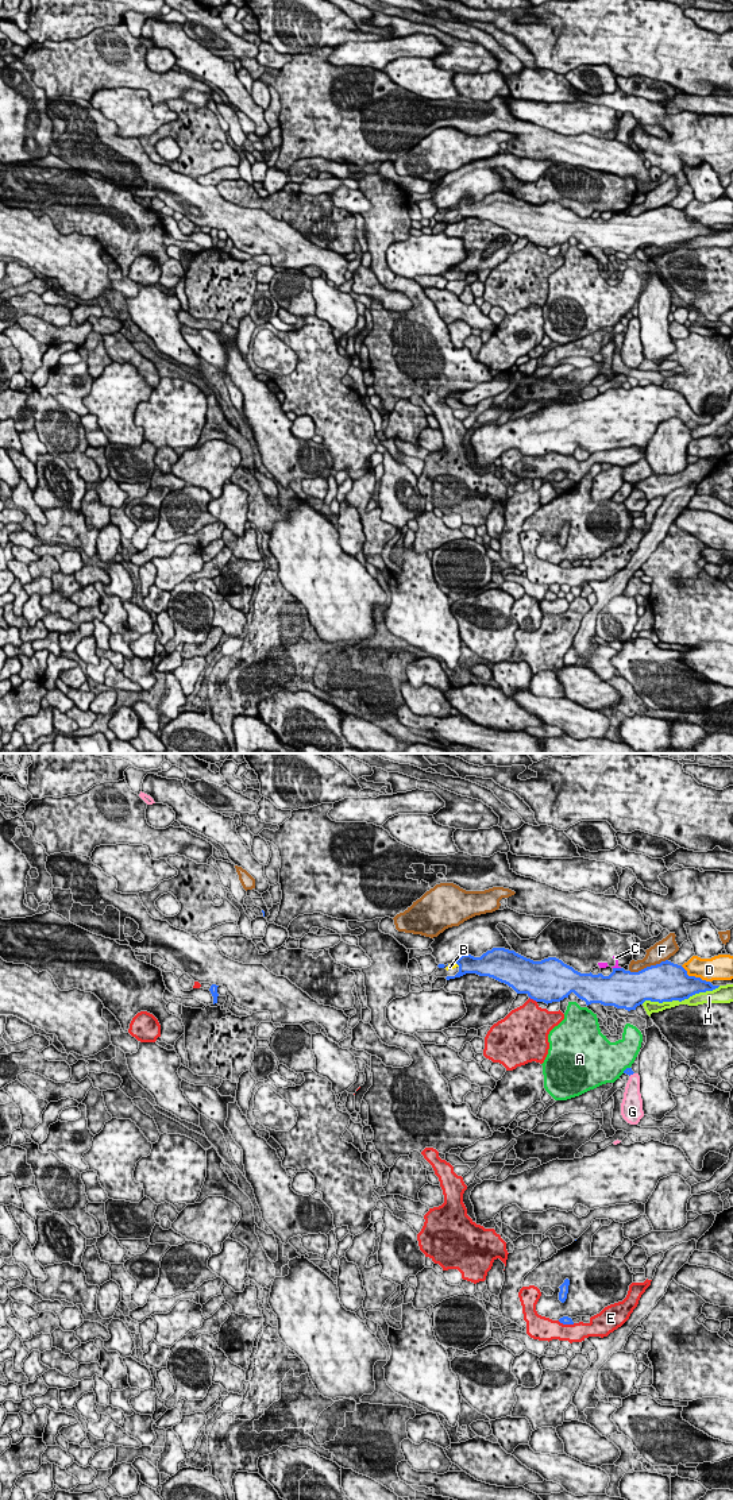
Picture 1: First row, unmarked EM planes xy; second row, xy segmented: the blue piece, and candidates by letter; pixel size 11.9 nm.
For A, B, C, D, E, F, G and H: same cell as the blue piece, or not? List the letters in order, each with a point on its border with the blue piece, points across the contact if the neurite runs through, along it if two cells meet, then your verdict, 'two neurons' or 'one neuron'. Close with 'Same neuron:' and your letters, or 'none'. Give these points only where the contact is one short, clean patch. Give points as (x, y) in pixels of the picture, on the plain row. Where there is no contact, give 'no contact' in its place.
A: xy (625, 313) | two neurons
B: xy (454, 207) | across xy (467, 208), (454, 207), (450, 211) | one neuron
C: xy (617, 212) | two neurons
D: xy (694, 220) | two neurons
E: xy (533, 243) | two neurons
F: xy (648, 211) | two neurons
G: xy (631, 317) | two neurons
H: xy (681, 245) | two neurons
Same neuron: B

